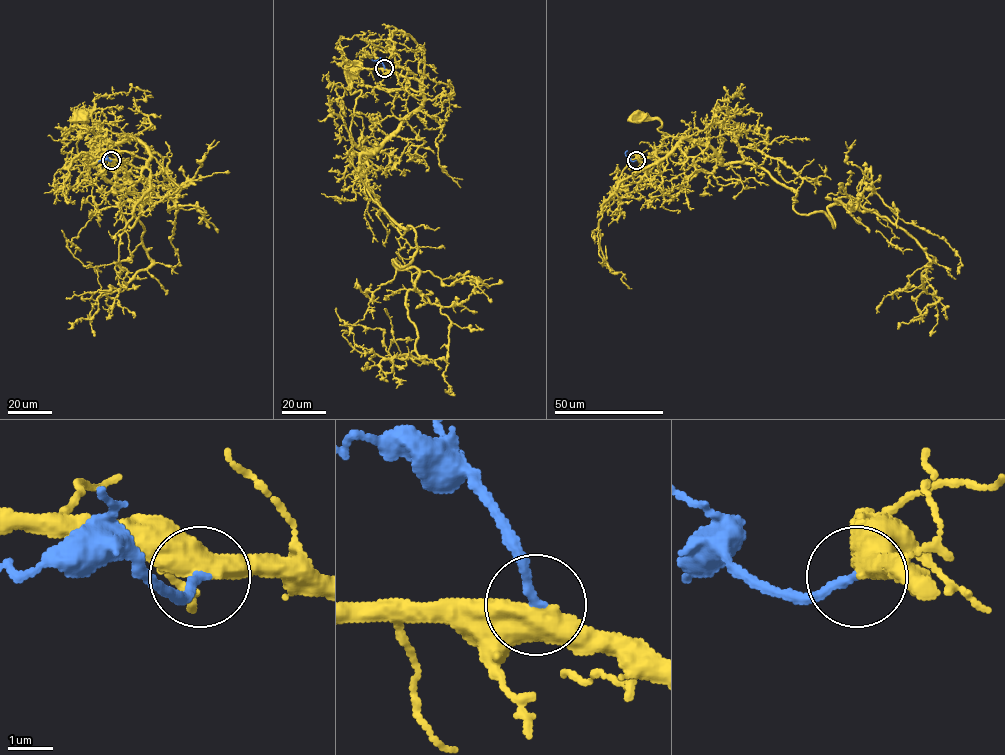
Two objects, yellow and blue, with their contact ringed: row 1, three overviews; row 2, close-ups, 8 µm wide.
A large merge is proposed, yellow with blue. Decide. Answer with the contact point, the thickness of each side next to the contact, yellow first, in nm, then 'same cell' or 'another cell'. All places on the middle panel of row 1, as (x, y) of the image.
at (384, 68); 500 nm thick on the yellow side, 200 nm on the other; same cell

